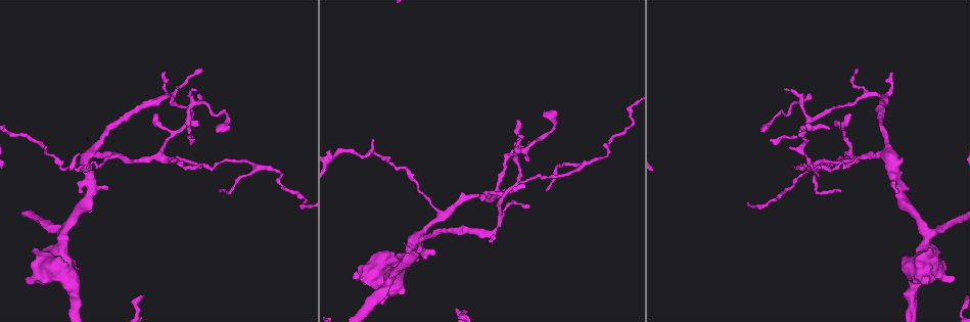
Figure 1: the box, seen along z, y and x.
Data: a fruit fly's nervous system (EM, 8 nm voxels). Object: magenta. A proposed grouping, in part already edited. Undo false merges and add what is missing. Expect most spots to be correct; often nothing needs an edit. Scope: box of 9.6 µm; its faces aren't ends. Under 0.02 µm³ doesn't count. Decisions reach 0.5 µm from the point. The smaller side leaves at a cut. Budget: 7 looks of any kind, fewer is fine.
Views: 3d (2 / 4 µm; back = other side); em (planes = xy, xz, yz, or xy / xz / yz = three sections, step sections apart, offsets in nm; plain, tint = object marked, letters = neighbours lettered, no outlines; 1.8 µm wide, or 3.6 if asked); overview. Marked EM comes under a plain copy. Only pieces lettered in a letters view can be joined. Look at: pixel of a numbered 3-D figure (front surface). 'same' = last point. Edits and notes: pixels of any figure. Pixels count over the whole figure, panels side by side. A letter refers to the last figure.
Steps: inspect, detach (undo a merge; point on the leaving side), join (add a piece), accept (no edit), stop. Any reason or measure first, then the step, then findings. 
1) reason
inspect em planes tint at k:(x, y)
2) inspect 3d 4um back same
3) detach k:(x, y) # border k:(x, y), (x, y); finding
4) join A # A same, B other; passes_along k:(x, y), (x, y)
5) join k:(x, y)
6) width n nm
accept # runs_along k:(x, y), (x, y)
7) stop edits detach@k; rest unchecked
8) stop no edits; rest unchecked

sharp bend
inspect 3d 4um at 1:(501, 220)

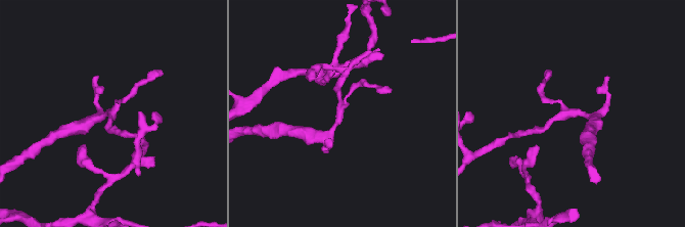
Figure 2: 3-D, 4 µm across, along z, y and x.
shape alone is not enough
inspect em 3.6um planes letters at 2:(112, 111)

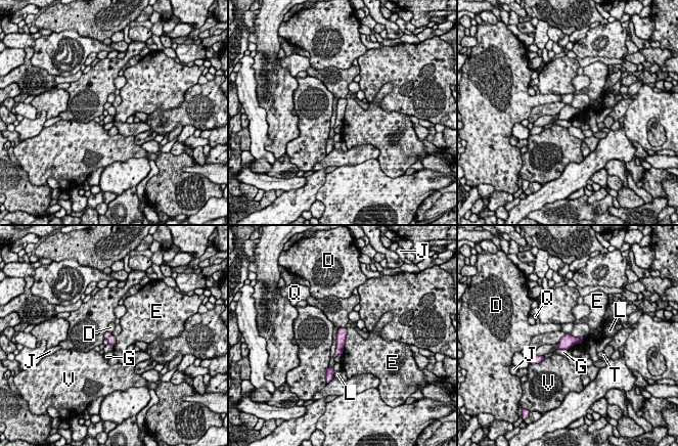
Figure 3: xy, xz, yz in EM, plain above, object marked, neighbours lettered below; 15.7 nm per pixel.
accept # D other, E other, G other, J other, L other, Q other, T other, V other; border 3:(346, 327), (345, 346), (341, 354); all the same neuron

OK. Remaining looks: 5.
free end
inspect 3d 4um at 1:(434, 253)

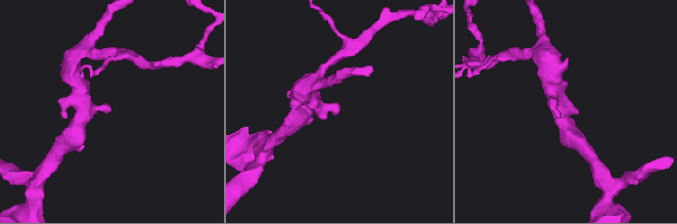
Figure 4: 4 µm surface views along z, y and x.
need the tissue
inspect em planes letters at 4:(109, 109)

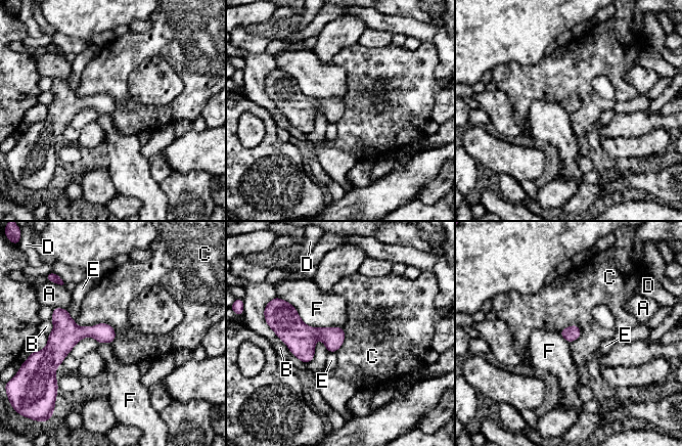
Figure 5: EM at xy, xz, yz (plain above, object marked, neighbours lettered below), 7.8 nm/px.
accept # A other, B other, C other, D other, E other, F other; border 5:(74, 320), (108, 323), (116, 338); none of them fits

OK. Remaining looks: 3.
three arms meet
inspect em yz step 8 letters at 1:(157, 160)

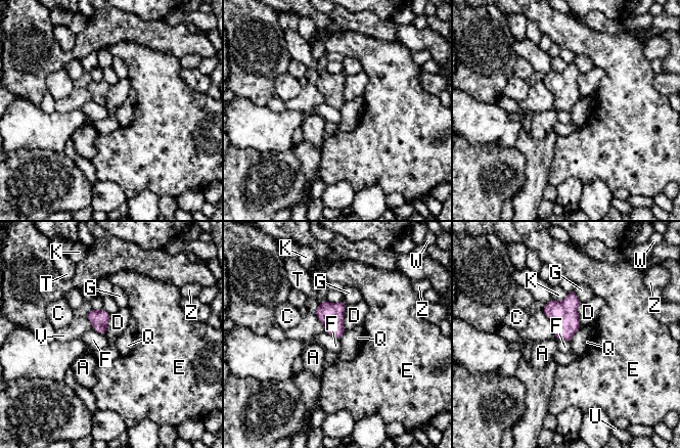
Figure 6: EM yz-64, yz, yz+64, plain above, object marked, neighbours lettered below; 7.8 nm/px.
accept # A other, C other, D other, E other, F other, G other, K other, Q other, T other, U other, V other, W other, Z other; border 6:(553, 337), (569, 342); one neuron here

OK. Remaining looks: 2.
stop no edits; rest unchecked

